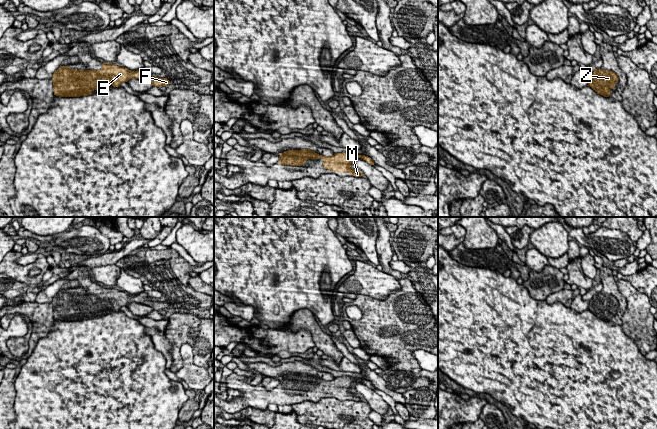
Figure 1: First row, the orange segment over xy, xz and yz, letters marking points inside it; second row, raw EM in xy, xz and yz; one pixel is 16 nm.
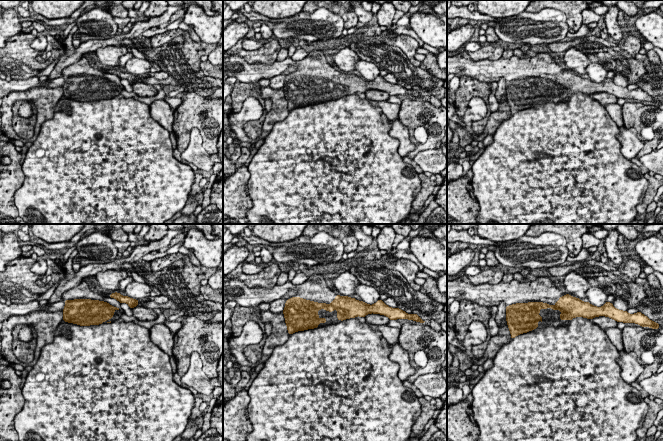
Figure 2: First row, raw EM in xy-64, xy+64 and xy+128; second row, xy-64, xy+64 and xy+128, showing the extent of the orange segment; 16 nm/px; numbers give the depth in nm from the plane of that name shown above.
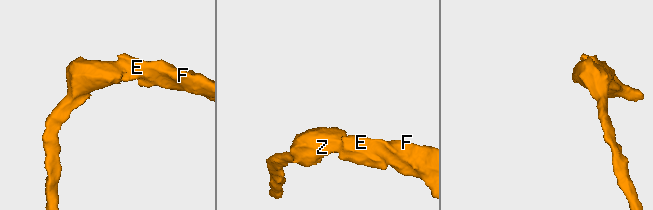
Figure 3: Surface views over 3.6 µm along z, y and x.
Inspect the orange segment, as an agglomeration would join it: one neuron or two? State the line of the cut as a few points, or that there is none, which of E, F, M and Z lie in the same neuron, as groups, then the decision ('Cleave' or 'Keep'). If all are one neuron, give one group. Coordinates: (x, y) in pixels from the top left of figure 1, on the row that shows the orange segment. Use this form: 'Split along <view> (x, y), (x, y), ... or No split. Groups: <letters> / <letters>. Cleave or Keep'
No split. Groups: E F M Z. Keep

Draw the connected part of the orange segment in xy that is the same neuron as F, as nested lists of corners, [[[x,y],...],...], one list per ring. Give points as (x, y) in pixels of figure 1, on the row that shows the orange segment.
[[[102,63],[102,68],[98,71],[83,71],[60,66],[51,79],[55,96],[80,97],[91,95],[93,90],[98,90],[105,84],[105,79],[112,83],[112,88],[115,88],[133,78],[150,82],[155,87],[171,84],[167,78],[150,77],[145,67],[137,71],[130,71],[112,63]]]

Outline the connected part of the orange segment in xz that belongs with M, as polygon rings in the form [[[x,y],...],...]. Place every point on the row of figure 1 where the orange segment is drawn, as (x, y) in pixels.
[[[307,149],[301,150],[289,150],[279,155],[280,160],[277,164],[290,165],[290,166],[301,166],[307,162],[307,159],[319,159],[324,160],[323,166],[327,170],[332,170],[334,172],[345,172],[356,177],[364,176],[363,173],[357,169],[352,169],[350,167],[351,163],[354,163],[355,158],[361,158],[368,162],[370,165],[374,166],[373,160],[365,155],[354,155],[351,153],[334,153],[333,156],[323,156],[316,154],[315,151],[310,151]]]

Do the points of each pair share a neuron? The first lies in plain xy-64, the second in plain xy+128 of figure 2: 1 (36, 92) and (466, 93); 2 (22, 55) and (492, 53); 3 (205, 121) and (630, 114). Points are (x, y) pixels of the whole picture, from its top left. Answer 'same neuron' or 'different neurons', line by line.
1: different neurons
2: same neuron
3: same neuron

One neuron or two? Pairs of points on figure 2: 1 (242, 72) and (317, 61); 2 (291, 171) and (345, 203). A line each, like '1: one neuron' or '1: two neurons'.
1: one neuron
2: one neuron

